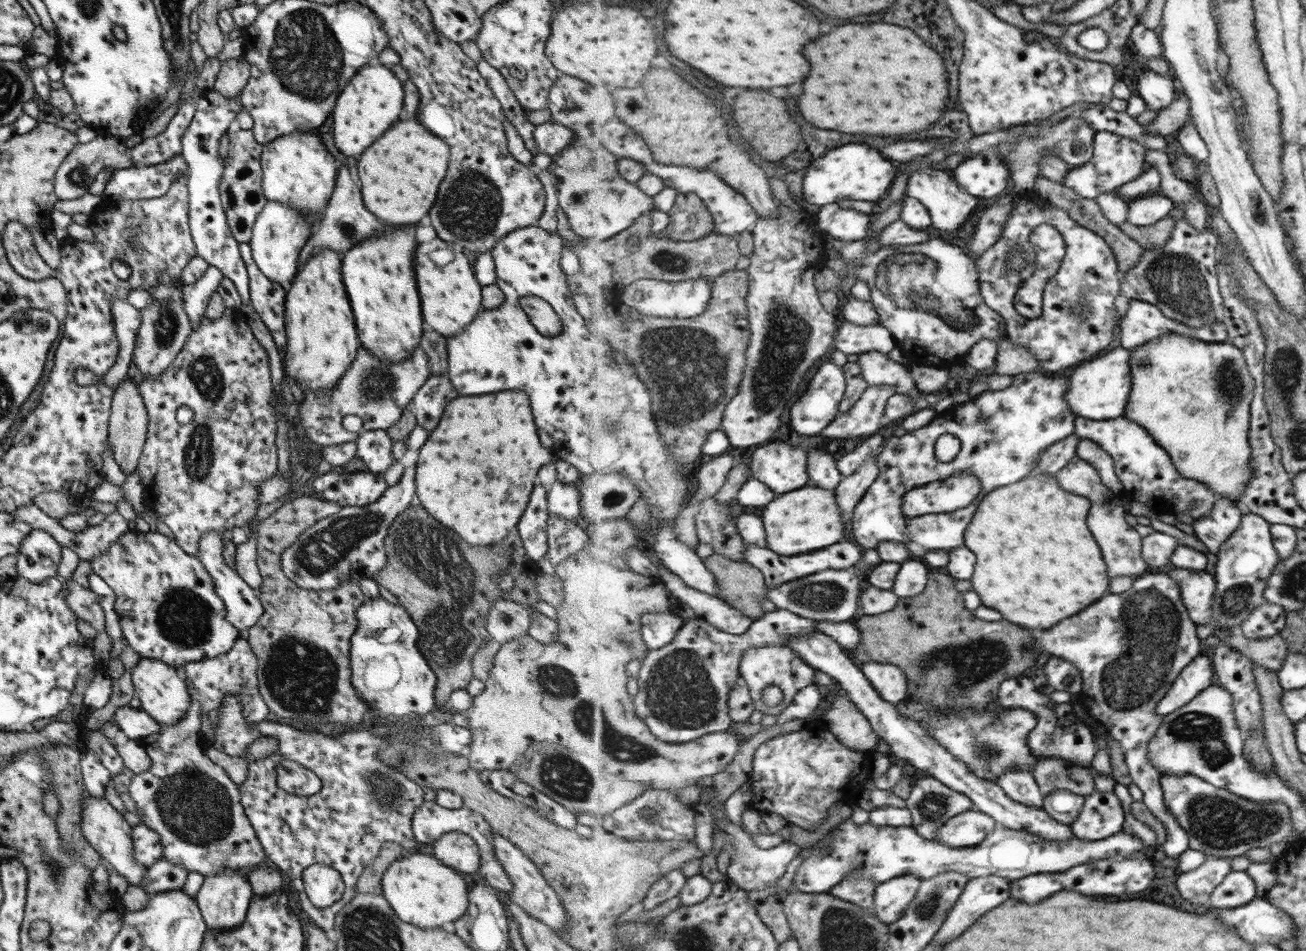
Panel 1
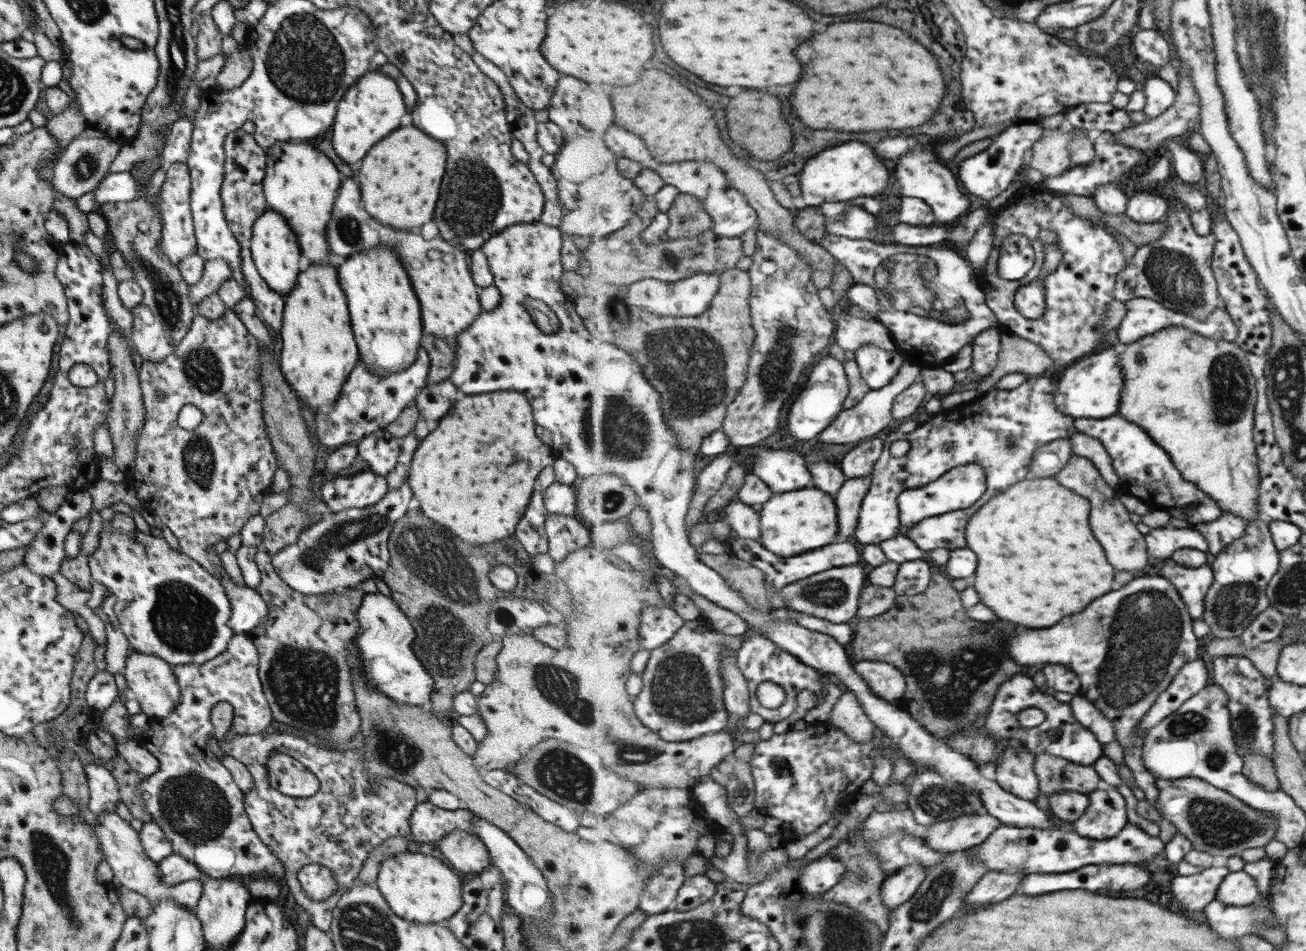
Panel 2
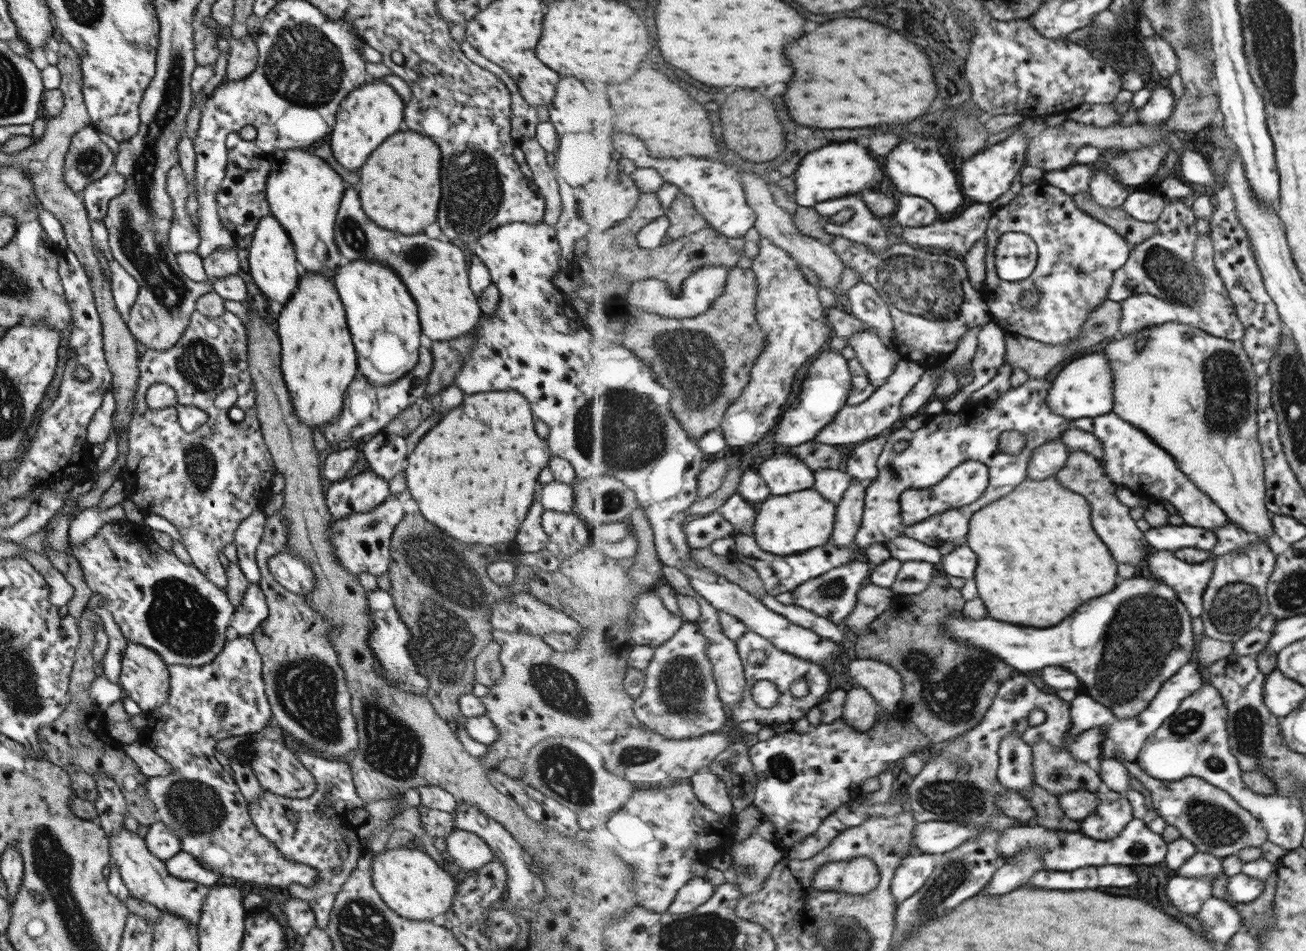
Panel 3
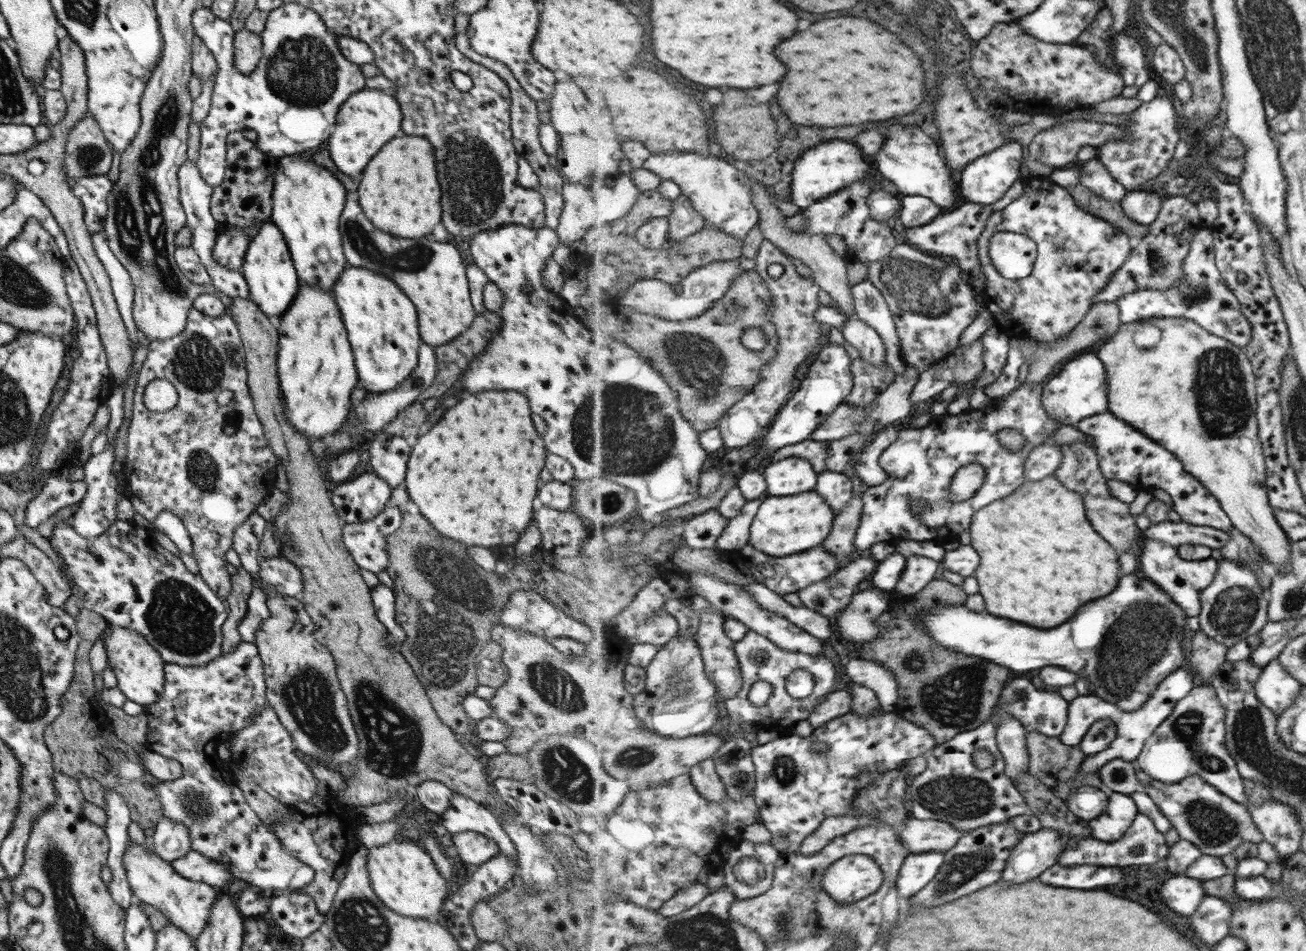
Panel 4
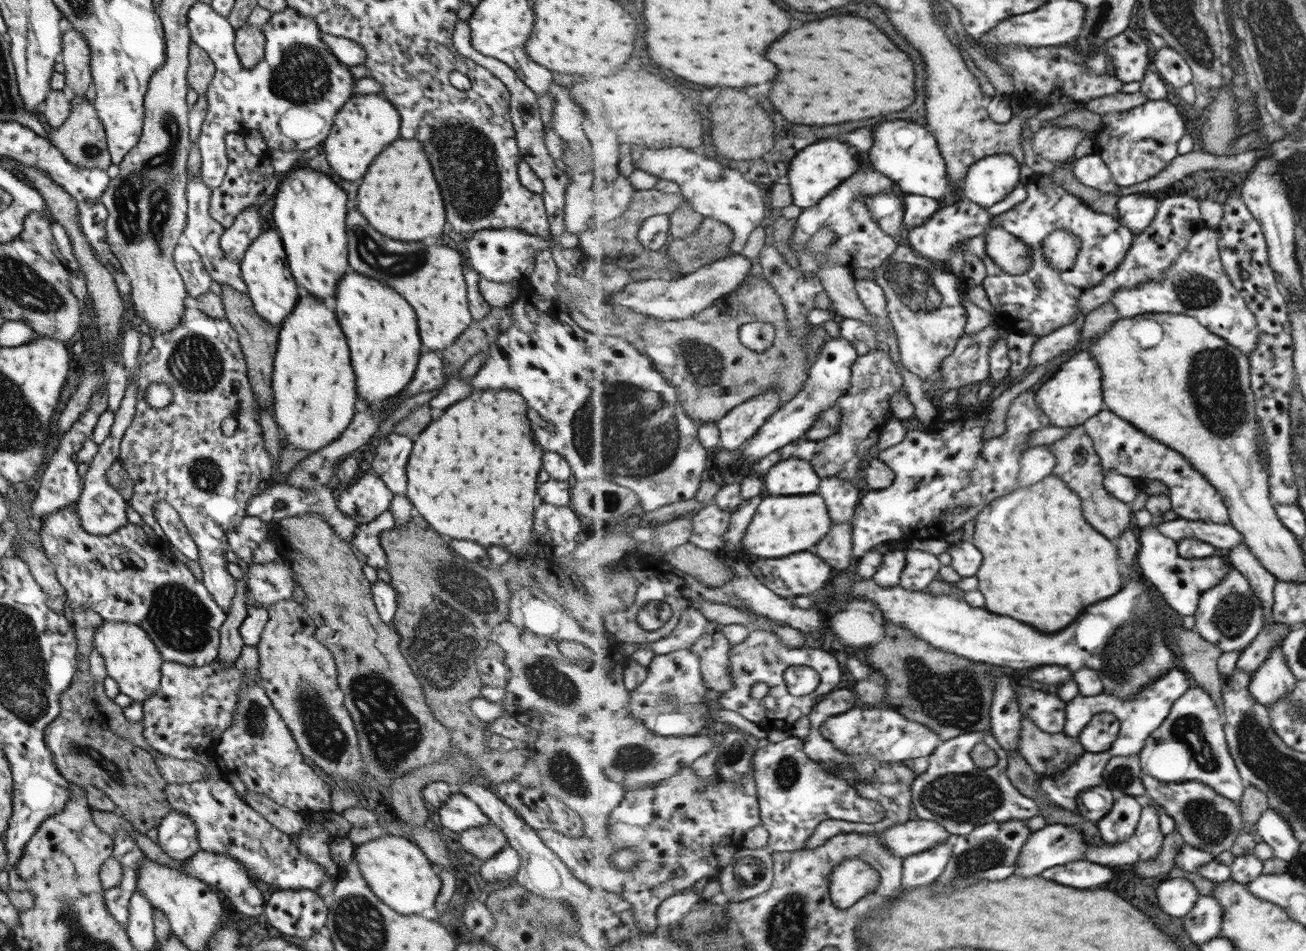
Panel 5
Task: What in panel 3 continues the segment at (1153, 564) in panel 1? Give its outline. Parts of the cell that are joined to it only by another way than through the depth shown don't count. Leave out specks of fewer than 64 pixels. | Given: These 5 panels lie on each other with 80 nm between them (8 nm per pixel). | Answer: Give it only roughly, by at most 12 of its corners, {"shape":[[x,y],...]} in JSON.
{"shape":[[1187,524],[1153,527],[1145,539],[1153,549],[1212,551],[1213,530]]}

